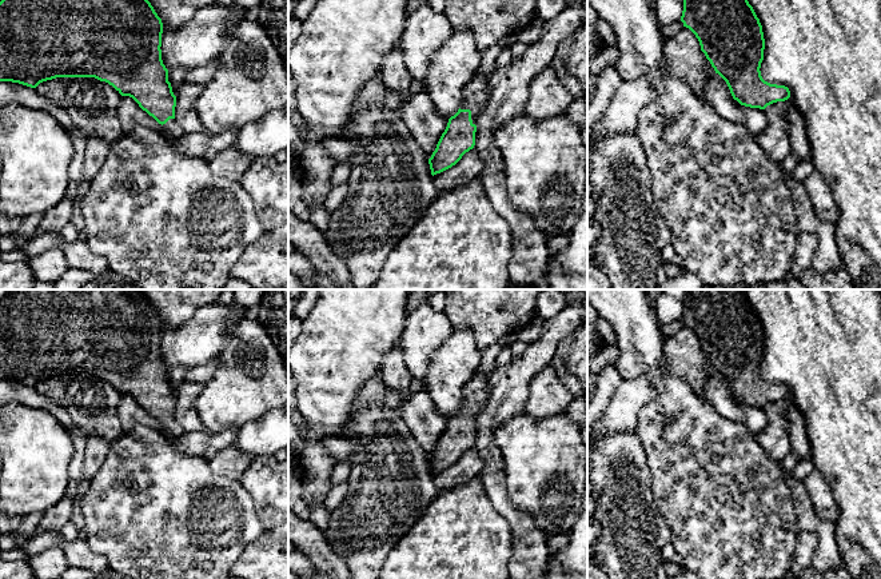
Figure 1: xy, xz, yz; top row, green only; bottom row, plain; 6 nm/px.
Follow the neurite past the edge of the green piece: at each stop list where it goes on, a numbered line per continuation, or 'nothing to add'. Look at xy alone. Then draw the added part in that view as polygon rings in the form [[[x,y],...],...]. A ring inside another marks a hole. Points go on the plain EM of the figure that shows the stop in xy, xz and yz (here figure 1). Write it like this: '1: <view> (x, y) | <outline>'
1: xy (171, 427) | [[[170,418],[166,423],[162,424],[166,434],[172,439],[178,439],[182,434],[184,434],[183,428],[178,424],[175,418]]]

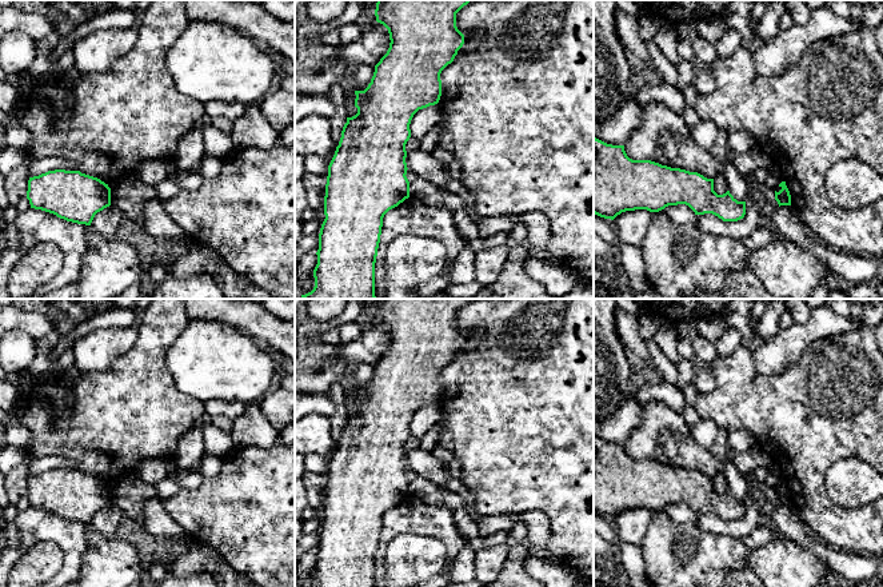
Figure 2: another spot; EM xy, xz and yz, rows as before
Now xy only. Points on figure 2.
nothing to add

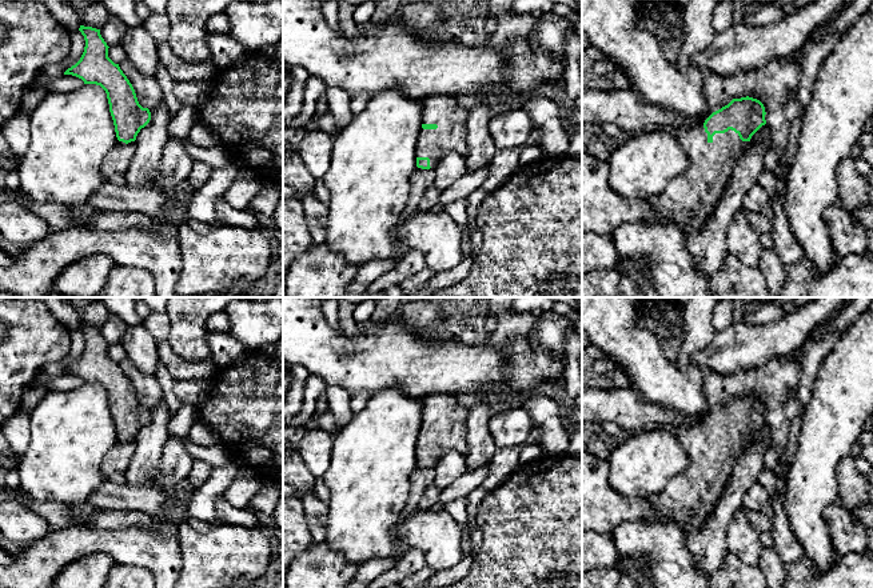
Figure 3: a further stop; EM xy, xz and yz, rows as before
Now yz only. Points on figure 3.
1: yz (689, 499) | [[[703,424],[677,428],[675,435],[689,456],[687,468],[671,479],[663,492],[647,496],[651,509],[642,520],[651,523],[670,521],[687,533],[691,528],[702,527],[713,513],[728,485],[737,459],[749,440],[742,440],[738,432],[729,428],[725,432],[715,432],[713,440],[709,441]]]

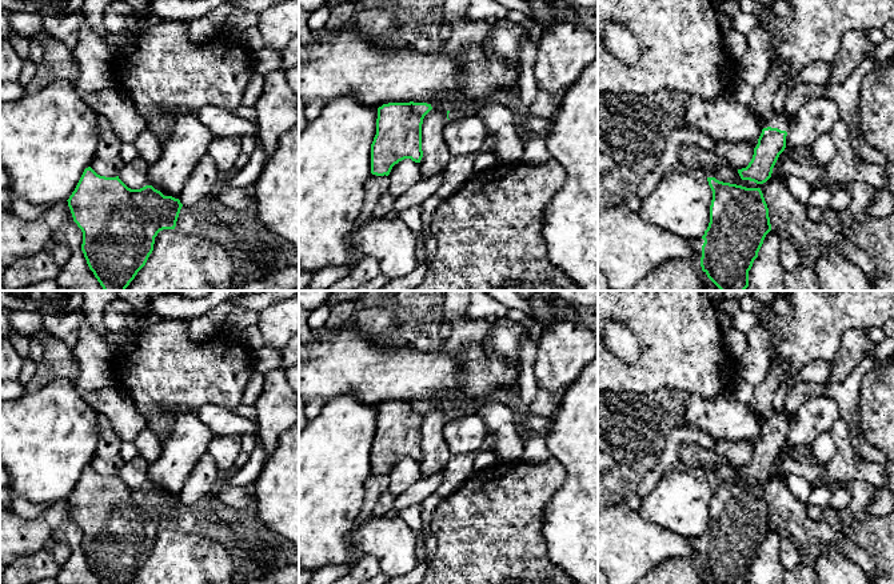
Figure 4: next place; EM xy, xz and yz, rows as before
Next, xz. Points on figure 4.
nothing to add

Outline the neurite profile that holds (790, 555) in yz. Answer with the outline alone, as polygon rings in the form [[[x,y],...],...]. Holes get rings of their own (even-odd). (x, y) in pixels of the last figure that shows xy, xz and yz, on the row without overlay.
[[[781,533],[779,559],[785,571],[793,571],[806,560],[797,543],[786,533]]]

